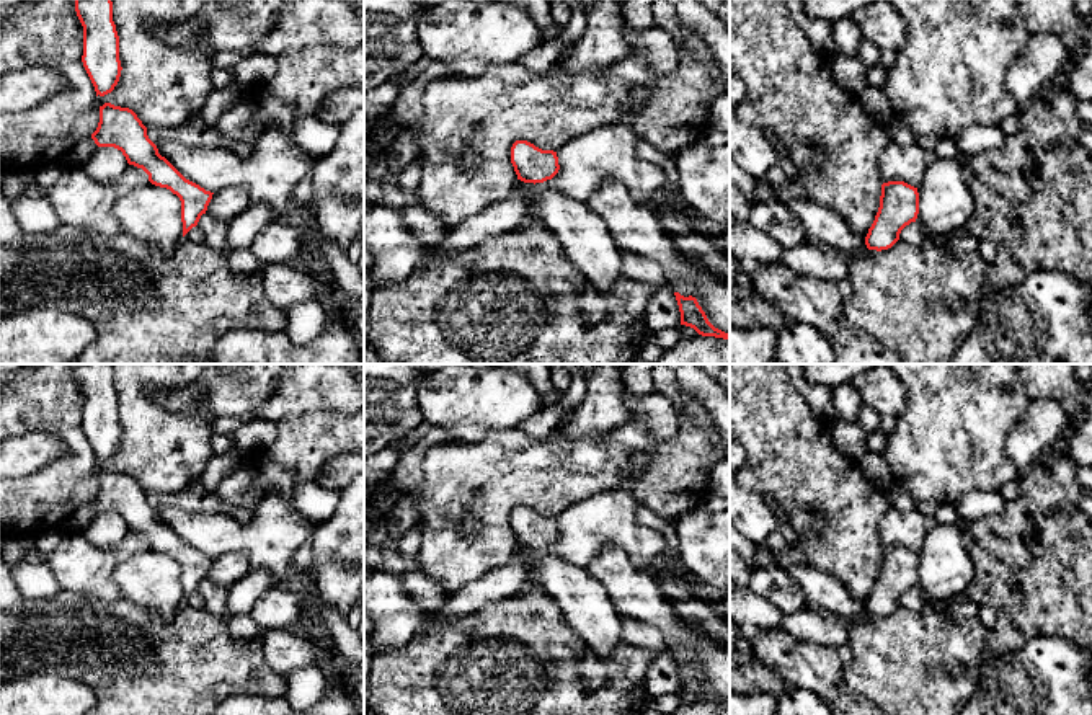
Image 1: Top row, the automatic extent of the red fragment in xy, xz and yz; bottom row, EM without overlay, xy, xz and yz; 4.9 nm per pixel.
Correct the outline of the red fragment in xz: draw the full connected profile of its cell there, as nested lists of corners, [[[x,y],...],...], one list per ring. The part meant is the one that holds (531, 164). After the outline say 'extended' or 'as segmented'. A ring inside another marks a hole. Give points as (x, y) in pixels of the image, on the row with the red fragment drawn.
[[[527,140],[513,144],[511,163],[517,180],[534,184],[552,180],[560,170],[557,152],[542,150]]] | as segmented

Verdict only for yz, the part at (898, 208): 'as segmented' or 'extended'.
as segmented

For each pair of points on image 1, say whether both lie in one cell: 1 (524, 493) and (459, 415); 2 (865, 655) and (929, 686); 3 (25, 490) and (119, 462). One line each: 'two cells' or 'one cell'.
1: two cells
2: one cell
3: two cells

